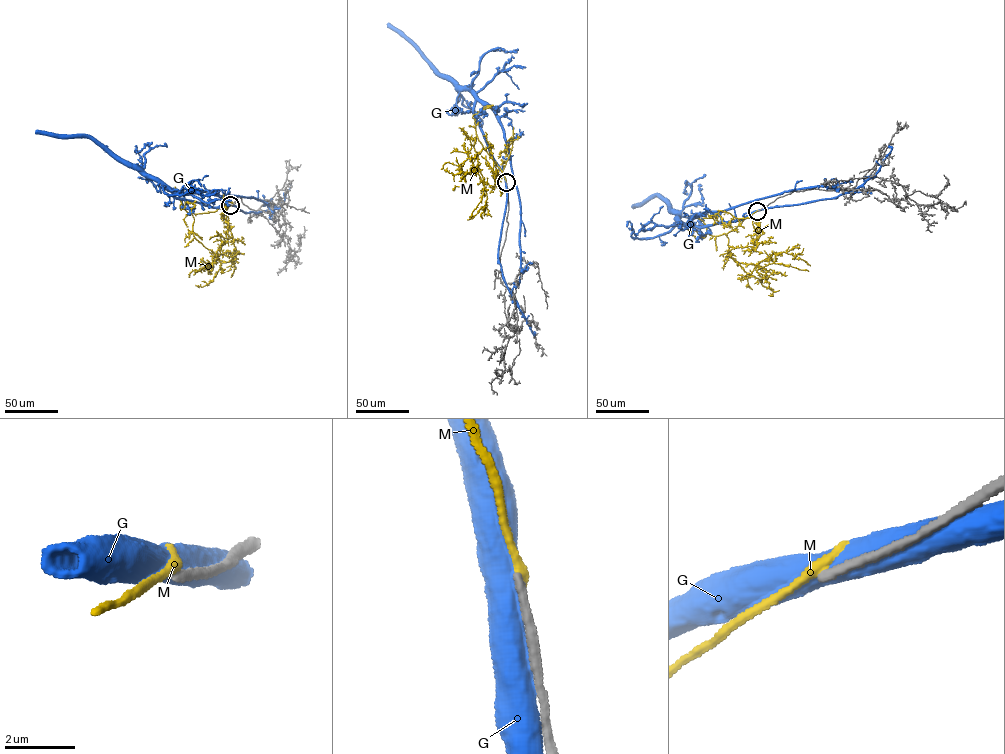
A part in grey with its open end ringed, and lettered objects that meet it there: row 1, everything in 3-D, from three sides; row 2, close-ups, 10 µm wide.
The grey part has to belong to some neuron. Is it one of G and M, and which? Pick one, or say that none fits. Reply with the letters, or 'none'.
none

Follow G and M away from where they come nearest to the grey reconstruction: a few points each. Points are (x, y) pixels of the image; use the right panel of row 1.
G: (758, 210), (740, 219), (700, 227), (685, 225), (671, 209)
M: (757, 210), (723, 233), (728, 239), (728, 255), (738, 262), (757, 264), (770, 255), (784, 252), (810, 266)

